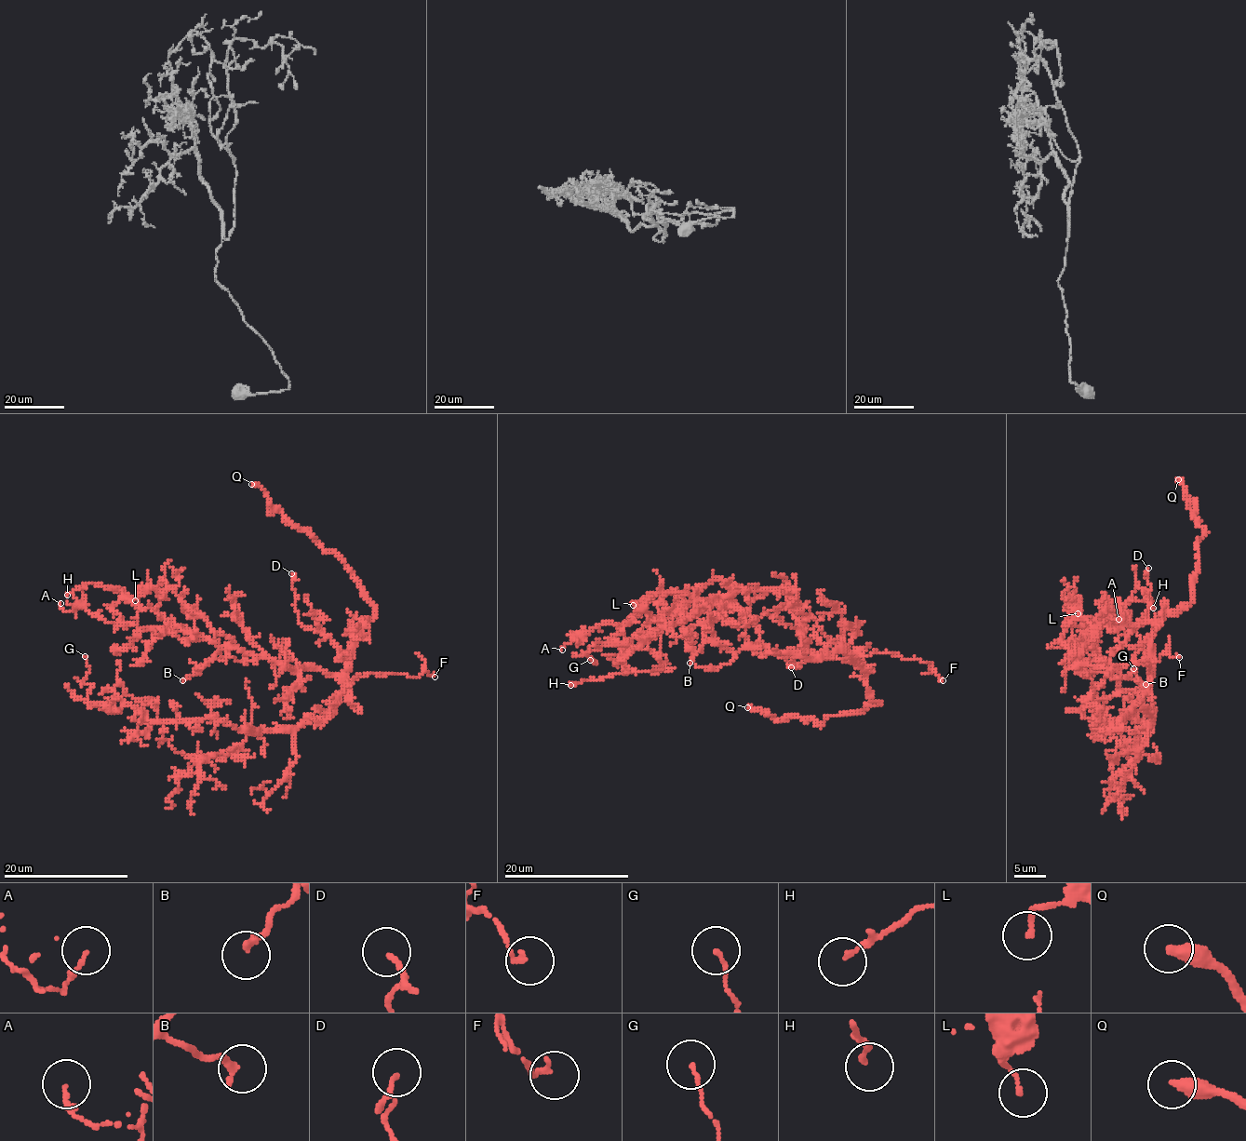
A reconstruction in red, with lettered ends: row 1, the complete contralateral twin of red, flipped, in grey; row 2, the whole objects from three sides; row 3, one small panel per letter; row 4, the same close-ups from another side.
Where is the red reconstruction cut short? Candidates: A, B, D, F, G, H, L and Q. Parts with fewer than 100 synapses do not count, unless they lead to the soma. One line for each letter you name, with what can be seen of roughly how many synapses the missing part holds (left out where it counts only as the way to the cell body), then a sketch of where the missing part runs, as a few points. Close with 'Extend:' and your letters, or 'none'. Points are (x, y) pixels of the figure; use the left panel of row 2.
Q: Roughly 350 synapses
Extend: Q

